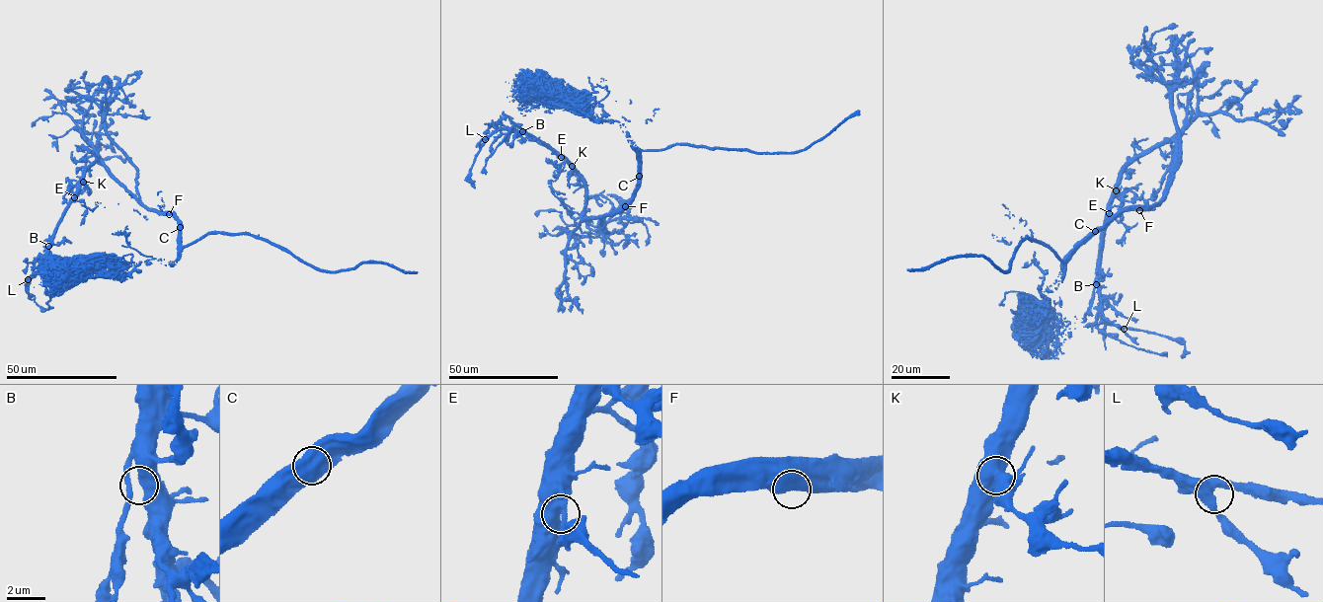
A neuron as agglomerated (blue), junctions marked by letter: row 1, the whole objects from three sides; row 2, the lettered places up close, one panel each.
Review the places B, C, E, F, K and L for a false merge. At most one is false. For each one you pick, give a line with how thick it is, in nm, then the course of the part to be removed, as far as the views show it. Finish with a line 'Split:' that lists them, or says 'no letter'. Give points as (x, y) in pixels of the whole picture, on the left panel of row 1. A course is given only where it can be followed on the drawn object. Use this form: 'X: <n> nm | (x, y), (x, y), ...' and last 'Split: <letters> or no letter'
Split: no letter

